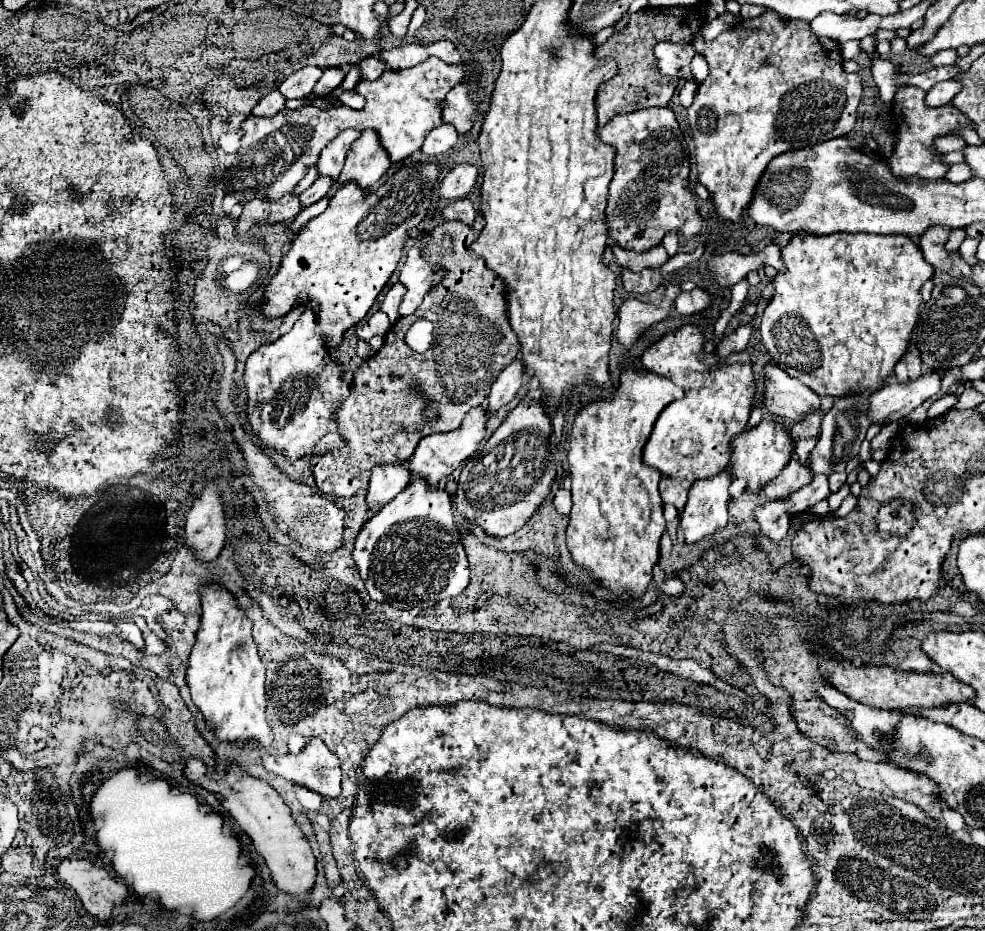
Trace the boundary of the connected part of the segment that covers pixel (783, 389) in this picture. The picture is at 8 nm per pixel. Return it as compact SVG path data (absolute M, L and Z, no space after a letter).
M769 363L763 367L763 409L773 421L793 425L803 421L809 413L821 411L821 397L809 387L805 387L799 379L783 373L777 365Z

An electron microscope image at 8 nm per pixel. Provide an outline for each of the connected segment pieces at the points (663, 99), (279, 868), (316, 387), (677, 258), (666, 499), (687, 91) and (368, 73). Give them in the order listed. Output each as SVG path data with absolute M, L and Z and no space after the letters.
M647 7L631 15L625 31L621 31L619 35L611 35L601 47L597 47L595 49L597 59L613 57L619 67L619 73L615 75L615 79L605 81L597 89L595 109L597 109L599 129L605 123L609 123L613 115L631 113L631 111L639 111L647 107L667 107L679 81L659 73L657 59L653 55L655 41L673 41L677 45L691 45L691 41L695 39L695 35L701 31L703 25L705 25L705 19L701 17L699 7L665 7L665 9Z
M189 759L187 767L185 767L185 777L189 781L193 781L195 785L205 787L207 791L211 791L213 795L217 795L221 799L221 803L235 817L239 827L251 837L253 847L255 847L257 855L269 867L271 879L277 885L277 889L297 897L299 901L307 901L307 895L311 893L311 889L315 885L315 877L317 877L315 863L317 861L315 861L309 841L305 839L299 825L293 821L291 811L283 803L281 795L265 781L243 775L237 767L233 767L227 775L209 773L207 767L203 763L199 763L199 759L193 759L193 761Z
M303 311L299 321L293 325L293 329L287 335L275 339L269 345L261 345L245 361L243 381L247 385L249 427L267 447L275 449L287 461L297 461L305 455L319 455L323 451L341 447L343 441L335 431L333 411L347 397L349 385L339 379L339 373L341 367L335 363L333 357L329 357L329 351L325 351L319 335L315 335L315 315L311 315L311 311Z
M697 247L692 253L678 253L671 257L667 263L661 265L661 273L667 275L672 273L674 270L678 271L681 268L688 266L695 260L698 260L703 255L703 247Z
M685 325L651 345L641 357L641 367L645 371L663 375L685 391L683 399L669 403L661 411L651 439L643 449L643 463L661 473L659 492L663 503L673 505L679 513L697 479L711 479L725 471L729 463L727 447L735 435L747 429L755 395L751 363L727 365L725 359L717 361L713 353L705 355L701 351L703 341L705 337L699 327Z
M695 80L686 81L683 84L683 87L679 91L678 95L680 104L683 107L688 108L692 105L697 89L698 89L698 84L695 83Z
M365 57L357 63L359 67L359 73L361 73L361 79L377 79L383 71L387 71L389 67L385 63L381 63L379 59L375 57Z

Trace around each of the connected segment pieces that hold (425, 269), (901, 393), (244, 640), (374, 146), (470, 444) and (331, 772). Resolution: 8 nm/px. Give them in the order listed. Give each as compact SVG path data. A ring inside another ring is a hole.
M423 239L421 243L415 243L409 253L407 253L407 261L399 273L399 281L407 287L407 293L399 305L399 313L401 317L411 315L423 301L425 293L439 283L439 279L443 279L443 269L431 267L427 261L421 259L419 255L419 247L425 245L427 239Z
M925 371L919 379L905 385L885 385L869 395L867 417L871 425L889 425L905 419L915 407L925 403L941 387L941 373Z
M215 583L203 587L201 625L189 657L187 685L195 707L203 713L205 725L211 727L219 741L237 747L253 741L259 747L269 749L273 745L273 733L265 719L265 665L257 655L251 627L251 621L237 607L229 591Z
M363 131L357 141L351 143L343 167L341 183L355 183L361 189L373 187L385 171L391 167L387 153L379 147L379 139L375 139L375 131Z
M475 407L465 415L459 429L455 429L451 433L433 433L433 435L423 437L419 441L413 457L407 461L411 475L425 479L431 489L437 489L441 479L449 477L463 461L473 457L473 453L477 451L477 445L481 443L481 439L485 435L485 423L487 423L487 415L485 415L483 407Z
M311 739L307 743L307 747L299 753L299 755L265 755L263 757L263 767L269 773L275 773L283 779L287 779L293 785L301 785L307 787L323 797L339 797L341 795L341 767L339 767L339 759L335 753L331 753L327 749L327 745L321 739Z

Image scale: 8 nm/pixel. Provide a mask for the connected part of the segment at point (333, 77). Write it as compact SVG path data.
M339 67L327 69L327 71L323 73L323 77L321 77L321 81L315 85L313 93L315 93L317 97L327 95L329 91L333 91L333 89L343 81L343 77L345 77L345 71L343 71L343 69L339 69Z

